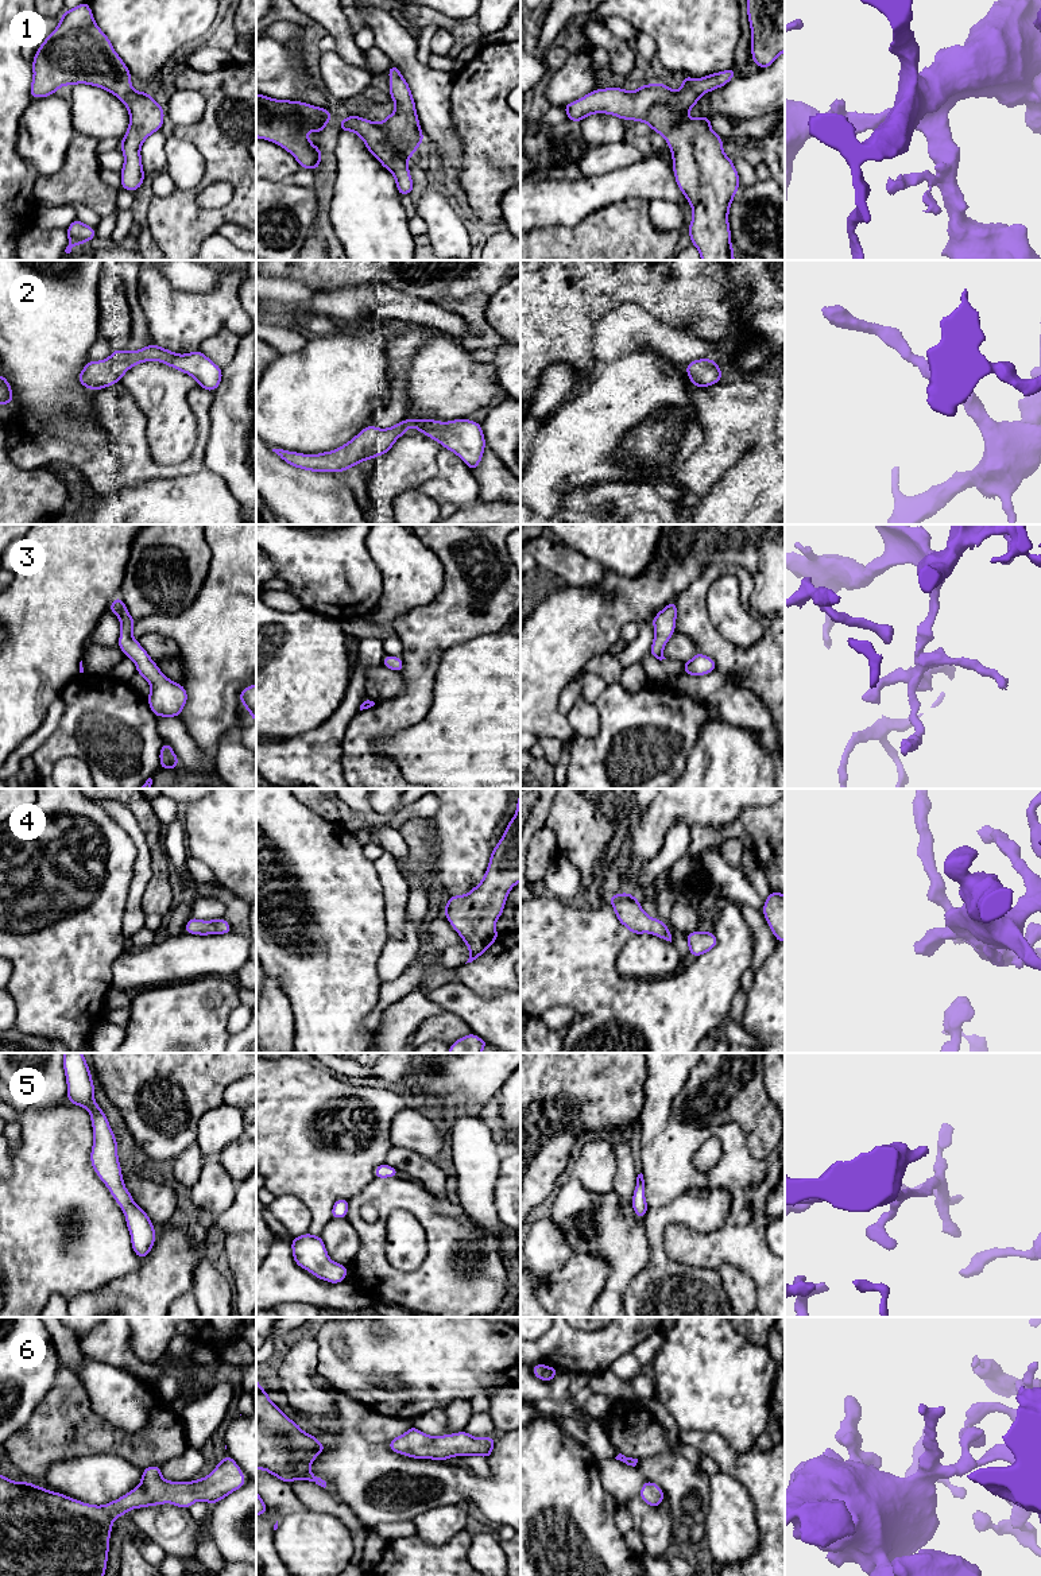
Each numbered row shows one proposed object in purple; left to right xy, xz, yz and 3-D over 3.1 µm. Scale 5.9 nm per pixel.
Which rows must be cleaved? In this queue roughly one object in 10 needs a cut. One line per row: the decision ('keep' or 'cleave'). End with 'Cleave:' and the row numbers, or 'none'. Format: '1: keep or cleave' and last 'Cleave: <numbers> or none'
1: keep
2: keep
3: keep
4: keep
5: keep
6: keep
Cleave: none

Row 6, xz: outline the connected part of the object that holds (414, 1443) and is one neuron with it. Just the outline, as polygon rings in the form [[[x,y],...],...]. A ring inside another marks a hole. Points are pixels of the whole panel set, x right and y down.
[[[414,1425],[402,1436],[388,1441],[392,1452],[414,1457],[445,1461],[453,1456],[489,1457],[495,1445],[495,1437],[477,1438],[465,1430],[445,1436],[427,1436]]]

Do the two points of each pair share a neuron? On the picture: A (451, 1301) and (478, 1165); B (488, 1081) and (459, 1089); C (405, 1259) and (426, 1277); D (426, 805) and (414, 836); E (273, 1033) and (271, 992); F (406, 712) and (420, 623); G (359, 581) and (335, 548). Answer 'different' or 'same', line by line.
A: different
B: same
C: different
D: different
E: same
F: same
G: same

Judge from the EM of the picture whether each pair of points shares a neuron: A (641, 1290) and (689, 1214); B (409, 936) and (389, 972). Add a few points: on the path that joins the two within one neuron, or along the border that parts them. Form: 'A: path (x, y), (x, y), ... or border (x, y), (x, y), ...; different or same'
A: path (657, 1267), (657, 1228), (666, 1219); same
B: path (409, 945), (393, 963); same

